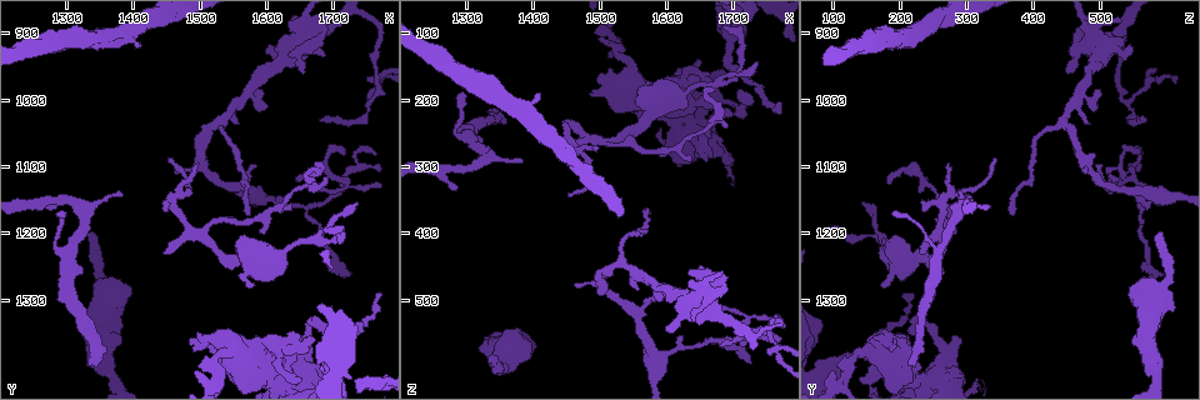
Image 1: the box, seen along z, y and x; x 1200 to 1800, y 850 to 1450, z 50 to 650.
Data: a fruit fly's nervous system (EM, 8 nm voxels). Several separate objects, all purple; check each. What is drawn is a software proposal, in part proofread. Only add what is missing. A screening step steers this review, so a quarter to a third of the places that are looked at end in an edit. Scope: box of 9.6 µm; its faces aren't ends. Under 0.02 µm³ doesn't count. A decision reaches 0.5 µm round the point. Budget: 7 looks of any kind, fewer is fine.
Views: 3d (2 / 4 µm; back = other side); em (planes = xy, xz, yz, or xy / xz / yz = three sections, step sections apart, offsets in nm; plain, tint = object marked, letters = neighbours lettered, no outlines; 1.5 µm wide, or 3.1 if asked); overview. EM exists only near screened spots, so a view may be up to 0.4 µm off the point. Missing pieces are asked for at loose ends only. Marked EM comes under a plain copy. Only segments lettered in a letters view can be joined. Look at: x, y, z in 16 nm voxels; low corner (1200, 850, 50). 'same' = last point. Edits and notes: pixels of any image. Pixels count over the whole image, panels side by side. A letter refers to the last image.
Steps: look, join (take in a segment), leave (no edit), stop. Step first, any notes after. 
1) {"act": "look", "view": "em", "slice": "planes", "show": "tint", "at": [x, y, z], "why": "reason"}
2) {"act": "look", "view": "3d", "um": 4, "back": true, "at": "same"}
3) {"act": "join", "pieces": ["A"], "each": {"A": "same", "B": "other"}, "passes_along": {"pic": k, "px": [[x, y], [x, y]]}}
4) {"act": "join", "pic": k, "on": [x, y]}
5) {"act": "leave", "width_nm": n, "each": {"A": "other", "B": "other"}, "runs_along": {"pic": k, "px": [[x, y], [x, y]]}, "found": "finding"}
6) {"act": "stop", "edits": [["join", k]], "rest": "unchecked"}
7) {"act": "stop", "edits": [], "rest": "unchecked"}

{"act": "look", "view": "em", "slice": "planes", "show": "letters", "at": [1685, 1195, 90], "why": "free end"}

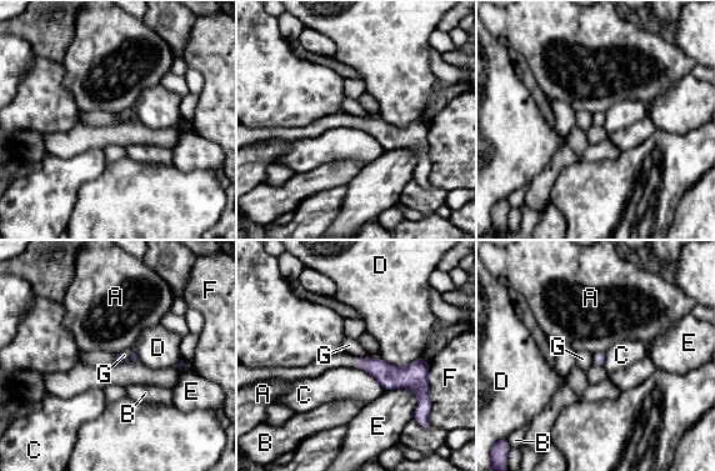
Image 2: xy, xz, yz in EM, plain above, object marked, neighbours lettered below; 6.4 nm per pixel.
{"act": "leave", "each": {"A": "other", "B": "other", "C": "other", "D": "other", "E": "other", "F": "other", "G": "other"}, "border": {"pic": 2, "px": [[356, 355], [363, 357]]}, "found": "none of them fits"}

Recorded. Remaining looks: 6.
{"act": "look", "view": "3d", "um": 4, "at": [1485, 1360, 190], "why": "an open end"}

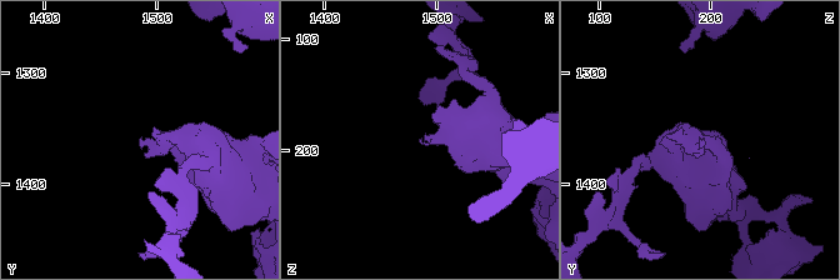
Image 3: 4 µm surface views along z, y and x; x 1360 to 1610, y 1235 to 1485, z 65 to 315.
{"act": "look", "view": "em", "slice": "xz", "step": 4, "show": "tint", "at": [1484, 1360, 190]}

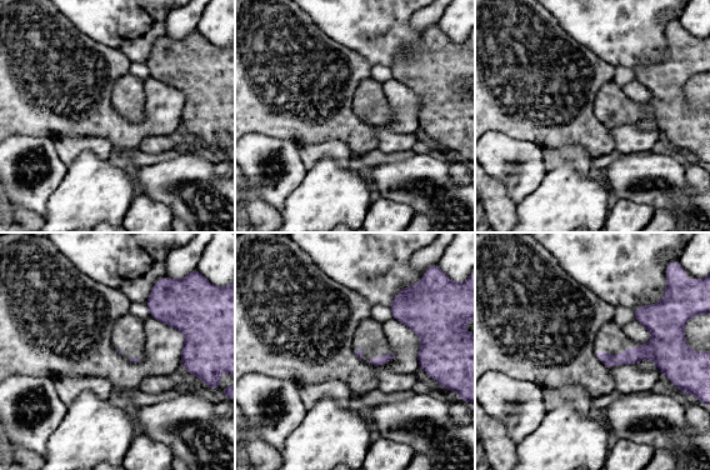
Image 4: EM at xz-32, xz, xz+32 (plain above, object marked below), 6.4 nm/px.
{"act": "look", "view": "em", "slice": "xz", "step": 4, "show": "letters", "at": "same"}

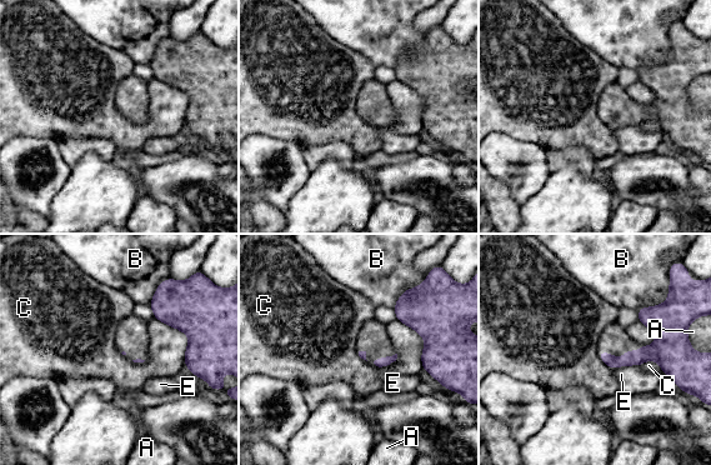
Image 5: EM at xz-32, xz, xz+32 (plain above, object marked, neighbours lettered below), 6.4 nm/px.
{"act": "join", "pieces": ["C"], "longest_contact_nm": ["B", 220], "each": {"A": "other", "B": "other", "C": "same", "E": "other"}, "passes_along": {"pic": 5, "px": [[377, 363], [384, 366], [345, 364]]}, "found": "it goes on there"}

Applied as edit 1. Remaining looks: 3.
{"act": "stop", "edits": [["join", 5]], "rest": "unchecked"}

